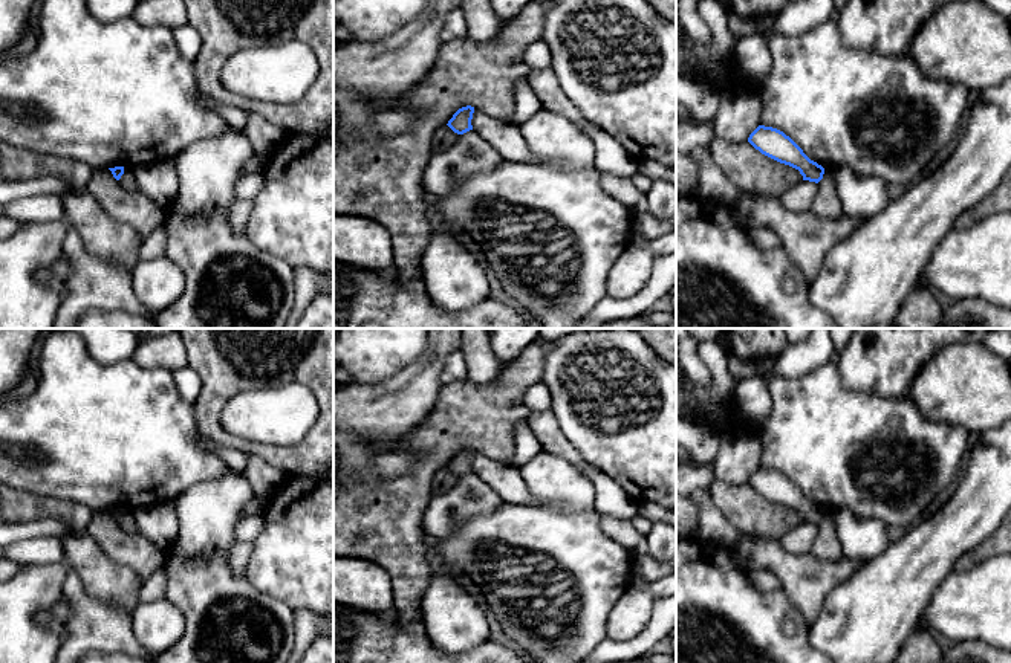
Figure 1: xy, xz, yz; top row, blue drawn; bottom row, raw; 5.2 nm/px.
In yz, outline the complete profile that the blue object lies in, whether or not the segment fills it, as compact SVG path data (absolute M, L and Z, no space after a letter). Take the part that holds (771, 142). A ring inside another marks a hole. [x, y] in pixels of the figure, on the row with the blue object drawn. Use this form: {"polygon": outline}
{"polygon": "M759 125L748 142L762 154L798 170L803 180L818 183L823 179L824 168L811 160L789 136L777 128Z"}

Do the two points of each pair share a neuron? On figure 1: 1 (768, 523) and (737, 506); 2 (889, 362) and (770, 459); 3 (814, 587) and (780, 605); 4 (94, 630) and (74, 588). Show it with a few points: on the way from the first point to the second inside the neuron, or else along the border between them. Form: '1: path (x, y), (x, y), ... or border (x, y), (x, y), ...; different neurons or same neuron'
1: path (760, 515), (745, 509); same neuron
2: border (835, 362), (841, 384), (846, 388), (887, 397); different neurons
3: border (779, 588), (796, 608); different neurons
4: path (91, 619), (78, 599); same neuron

